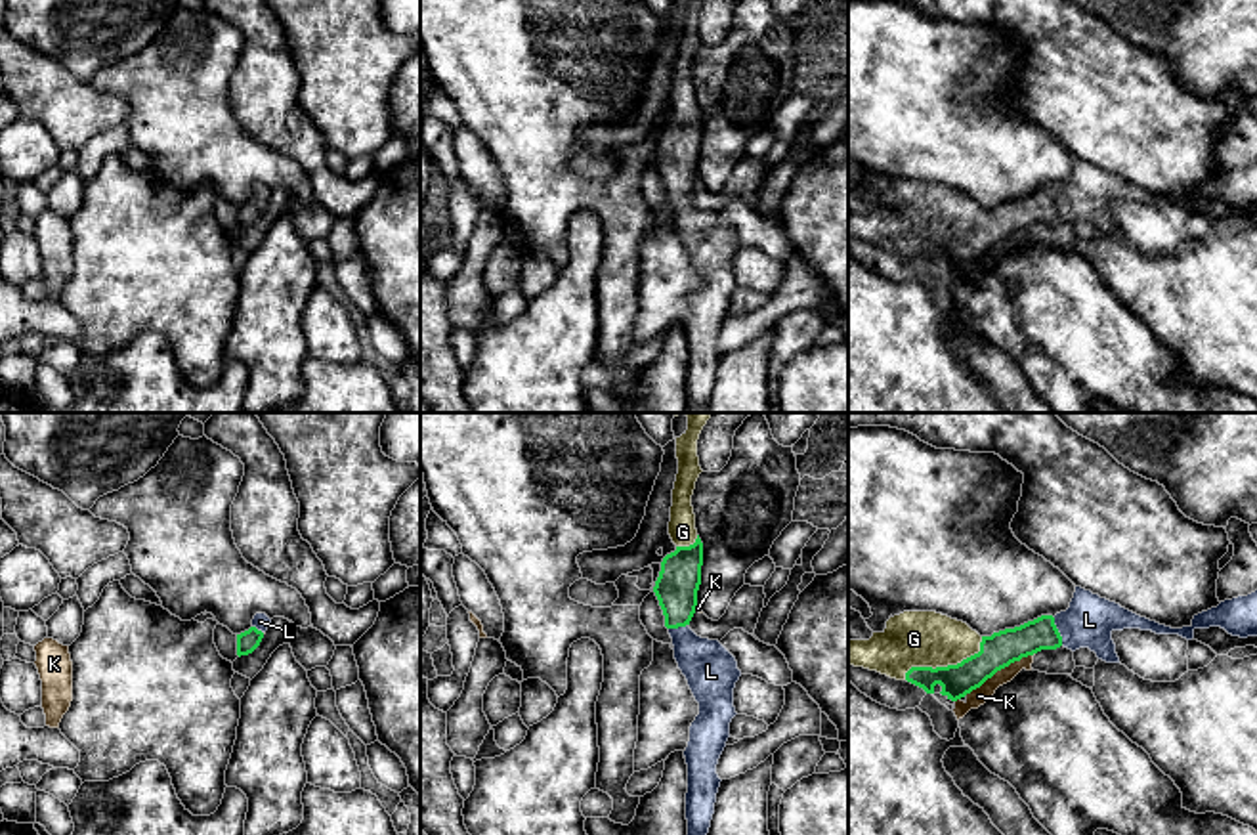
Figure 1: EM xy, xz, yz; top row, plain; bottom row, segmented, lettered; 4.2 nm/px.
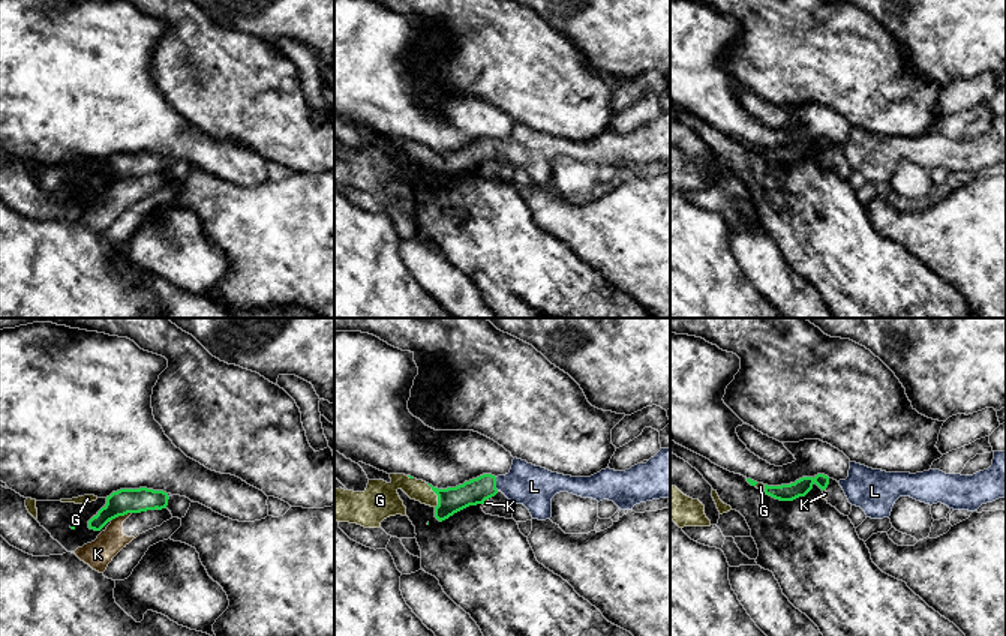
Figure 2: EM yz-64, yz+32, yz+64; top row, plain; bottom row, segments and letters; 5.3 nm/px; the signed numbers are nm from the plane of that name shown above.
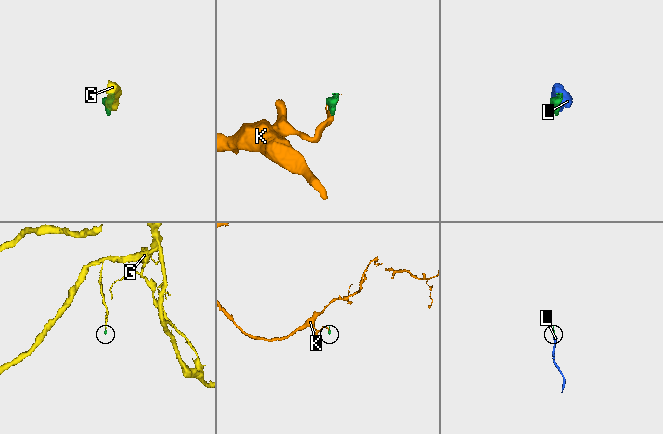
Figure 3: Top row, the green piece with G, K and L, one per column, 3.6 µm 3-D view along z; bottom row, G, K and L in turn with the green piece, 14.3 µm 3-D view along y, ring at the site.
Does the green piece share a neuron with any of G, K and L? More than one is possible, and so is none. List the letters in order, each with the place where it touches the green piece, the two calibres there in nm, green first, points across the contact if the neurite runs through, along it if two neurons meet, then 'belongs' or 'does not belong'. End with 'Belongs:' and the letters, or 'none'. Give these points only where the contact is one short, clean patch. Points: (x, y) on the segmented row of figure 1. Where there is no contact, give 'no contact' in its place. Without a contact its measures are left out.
G: meets green in yz at (948, 665); 150 nm thick on the green side, 240 nm on the other; runs through yz (1001, 648), (948, 665), (914, 639); belongs
K: meets green in yz at (1000, 669); 150 nm thick on the green side, 70 nm on the other; does not belong
L: meets green in yz at (1057, 631); 150 nm thick on the green side, 200 nm on the other; runs through yz (1001, 648), (1057, 631), (1074, 629), (1089, 620); belongs
Belongs: G, L

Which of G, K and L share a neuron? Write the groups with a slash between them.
G L / K

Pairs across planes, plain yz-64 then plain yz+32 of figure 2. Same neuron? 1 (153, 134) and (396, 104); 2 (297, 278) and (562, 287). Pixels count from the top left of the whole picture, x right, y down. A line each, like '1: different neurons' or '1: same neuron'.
1: same neuron
2: different neurons

